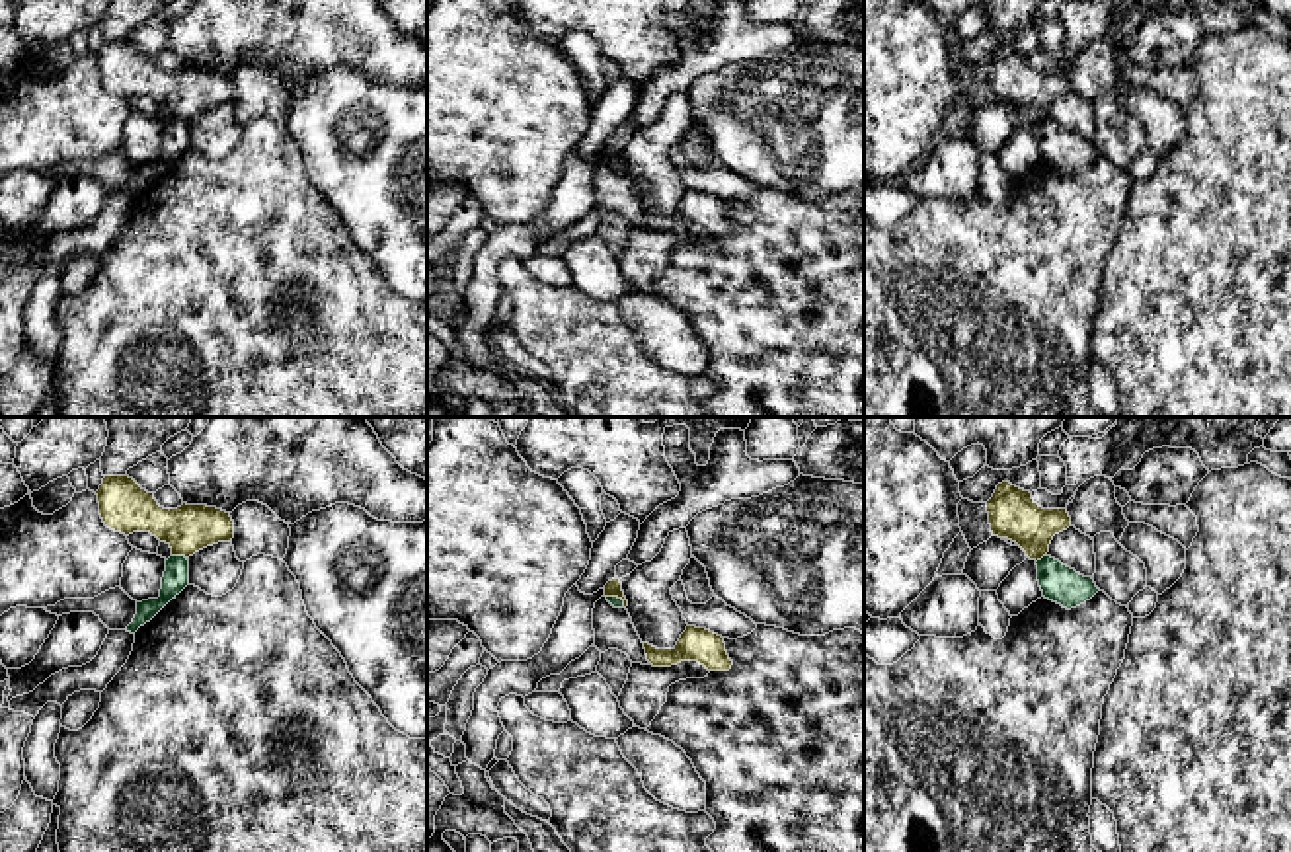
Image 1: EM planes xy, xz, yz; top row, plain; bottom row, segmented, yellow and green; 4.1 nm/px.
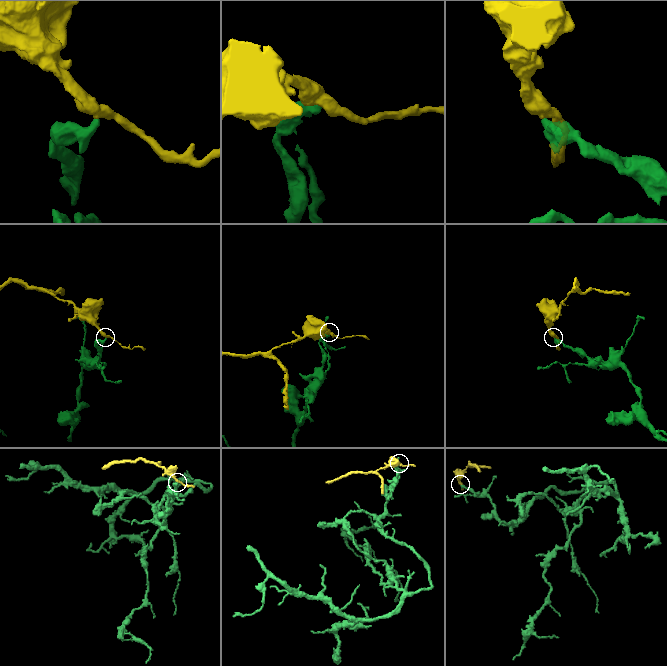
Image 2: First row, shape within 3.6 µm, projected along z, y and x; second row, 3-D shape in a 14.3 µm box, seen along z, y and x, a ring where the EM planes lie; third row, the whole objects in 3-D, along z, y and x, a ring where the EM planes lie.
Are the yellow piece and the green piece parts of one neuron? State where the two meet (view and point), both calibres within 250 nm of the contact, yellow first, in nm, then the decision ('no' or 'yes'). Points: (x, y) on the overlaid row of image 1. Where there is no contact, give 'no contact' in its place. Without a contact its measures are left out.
meets yellow in xy at (180, 554); 200 nm thick on the yellow side, 110 nm on the other; no

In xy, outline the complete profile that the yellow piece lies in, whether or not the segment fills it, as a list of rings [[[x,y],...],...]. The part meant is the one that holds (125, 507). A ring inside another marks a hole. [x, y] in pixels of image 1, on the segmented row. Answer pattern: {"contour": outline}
{"contour": [[[105,476],[96,495],[107,528],[125,536],[150,532],[172,548],[172,556],[189,558],[207,546],[234,538],[230,513],[187,503],[164,509],[154,493],[142,489],[129,476]]]}

